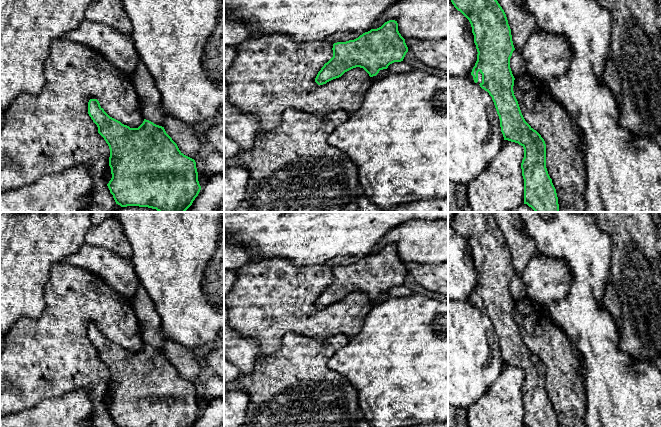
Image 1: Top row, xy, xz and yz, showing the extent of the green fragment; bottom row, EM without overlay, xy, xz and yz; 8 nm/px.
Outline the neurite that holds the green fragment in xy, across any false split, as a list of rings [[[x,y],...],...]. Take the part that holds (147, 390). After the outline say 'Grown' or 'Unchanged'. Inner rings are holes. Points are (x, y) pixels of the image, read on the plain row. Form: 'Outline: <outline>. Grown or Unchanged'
Outline: [[[97,323],[89,324],[88,338],[110,373],[109,390],[112,402],[107,410],[116,427],[193,427],[201,414],[196,386],[179,374],[164,351],[144,343],[138,352],[130,352],[110,341]]]. Unchanged

